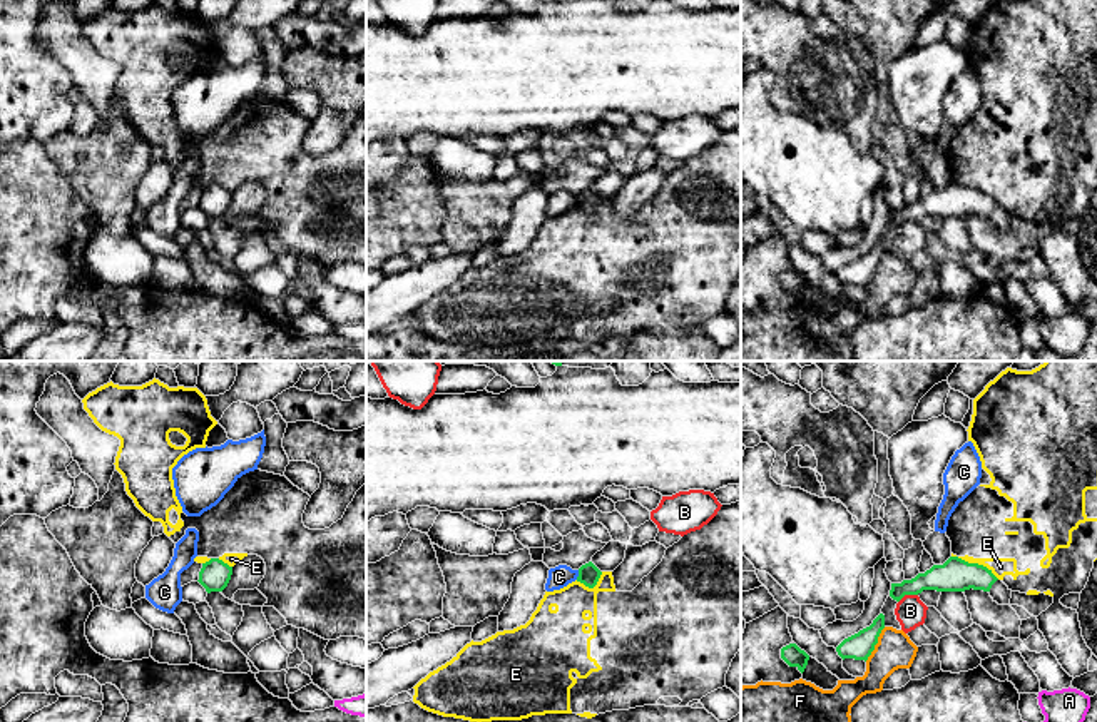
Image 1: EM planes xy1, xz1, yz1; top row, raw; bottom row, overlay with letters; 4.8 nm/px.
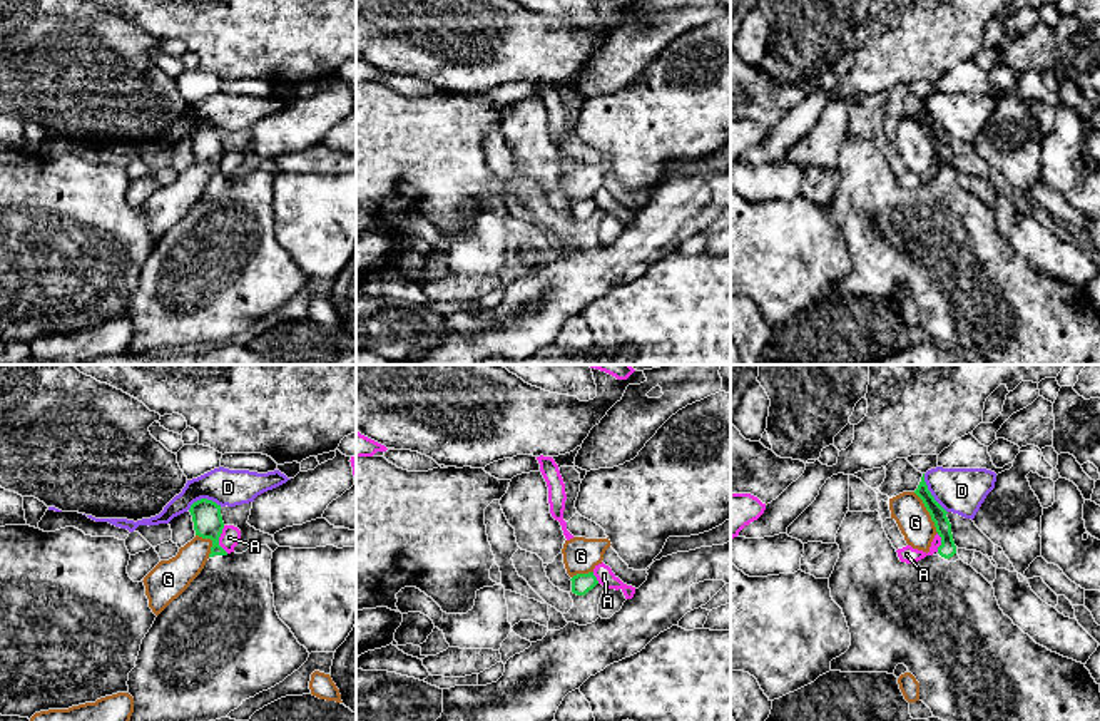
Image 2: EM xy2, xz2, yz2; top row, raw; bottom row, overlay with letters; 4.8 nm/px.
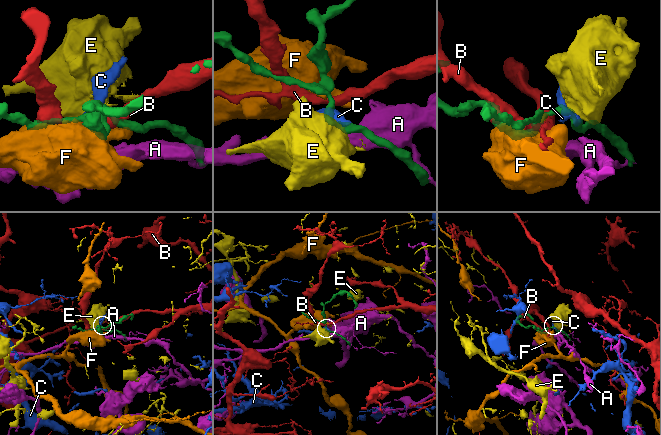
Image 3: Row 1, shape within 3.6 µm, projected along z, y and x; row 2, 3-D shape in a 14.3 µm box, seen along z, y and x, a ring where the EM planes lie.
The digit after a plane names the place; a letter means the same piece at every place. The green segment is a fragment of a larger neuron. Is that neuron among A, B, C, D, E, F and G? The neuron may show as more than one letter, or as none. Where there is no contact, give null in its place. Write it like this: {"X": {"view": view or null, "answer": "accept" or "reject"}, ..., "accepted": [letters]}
{"A": {"view": "xy2", "answer": "reject"}, "B": {"view": "yz1", "answer": "reject"}, "C": {"view": "xz1", "answer": "reject"}, "D": {"view": "yz2", "answer": "reject"}, "E": {"view": "yz1", "answer": "reject"}, "F": {"view": "yz1", "answer": "reject"}, "G": {"view": "yz2", "answer": "reject"}, "accepted": []}

